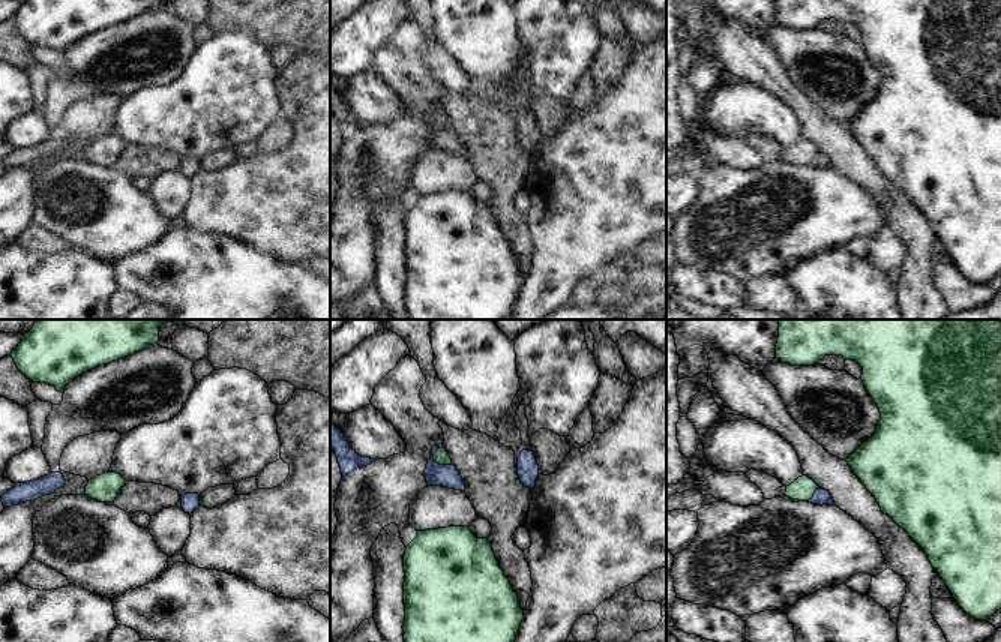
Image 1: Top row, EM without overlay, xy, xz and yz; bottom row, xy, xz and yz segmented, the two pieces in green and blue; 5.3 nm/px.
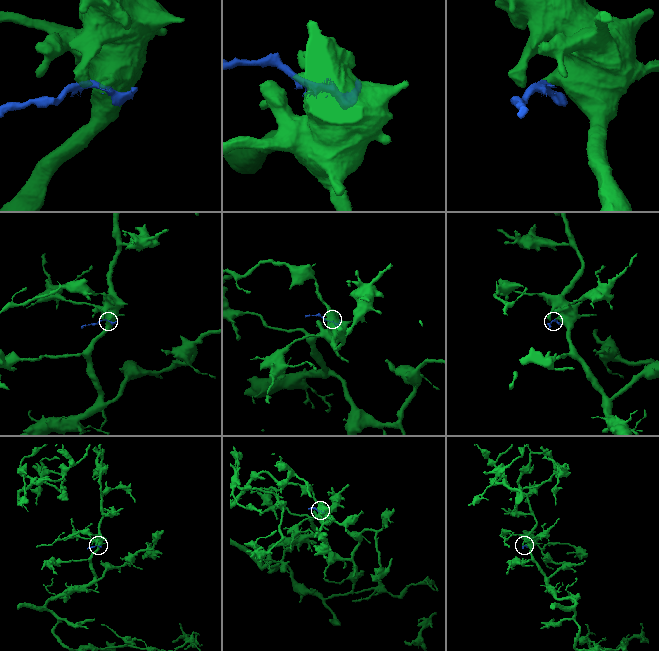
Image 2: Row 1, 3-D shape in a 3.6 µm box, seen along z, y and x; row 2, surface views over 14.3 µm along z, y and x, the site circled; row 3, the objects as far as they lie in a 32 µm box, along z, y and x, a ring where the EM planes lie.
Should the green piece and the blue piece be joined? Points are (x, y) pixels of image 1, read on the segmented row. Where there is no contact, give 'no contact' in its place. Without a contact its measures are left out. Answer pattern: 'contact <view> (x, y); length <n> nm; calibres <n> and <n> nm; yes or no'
contact xz (438, 462); length 140 nm; calibres 80 and 130 nm; no

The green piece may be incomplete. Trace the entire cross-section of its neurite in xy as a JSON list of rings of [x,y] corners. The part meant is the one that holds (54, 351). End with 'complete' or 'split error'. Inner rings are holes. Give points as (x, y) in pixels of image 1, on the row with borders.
[[[38,320],[11,357],[30,381],[54,386],[60,392],[87,370],[158,344],[159,327],[168,321],[183,324],[183,320]]] | complete

